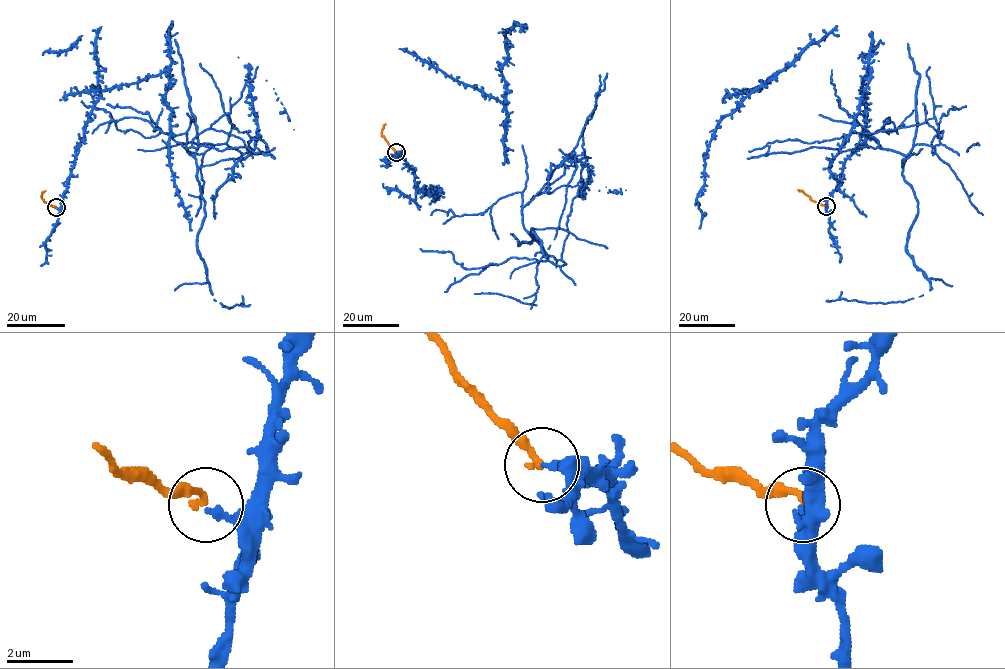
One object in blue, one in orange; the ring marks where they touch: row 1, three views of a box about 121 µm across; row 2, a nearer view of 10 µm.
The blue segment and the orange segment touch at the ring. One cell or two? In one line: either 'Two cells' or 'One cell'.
Two cells

